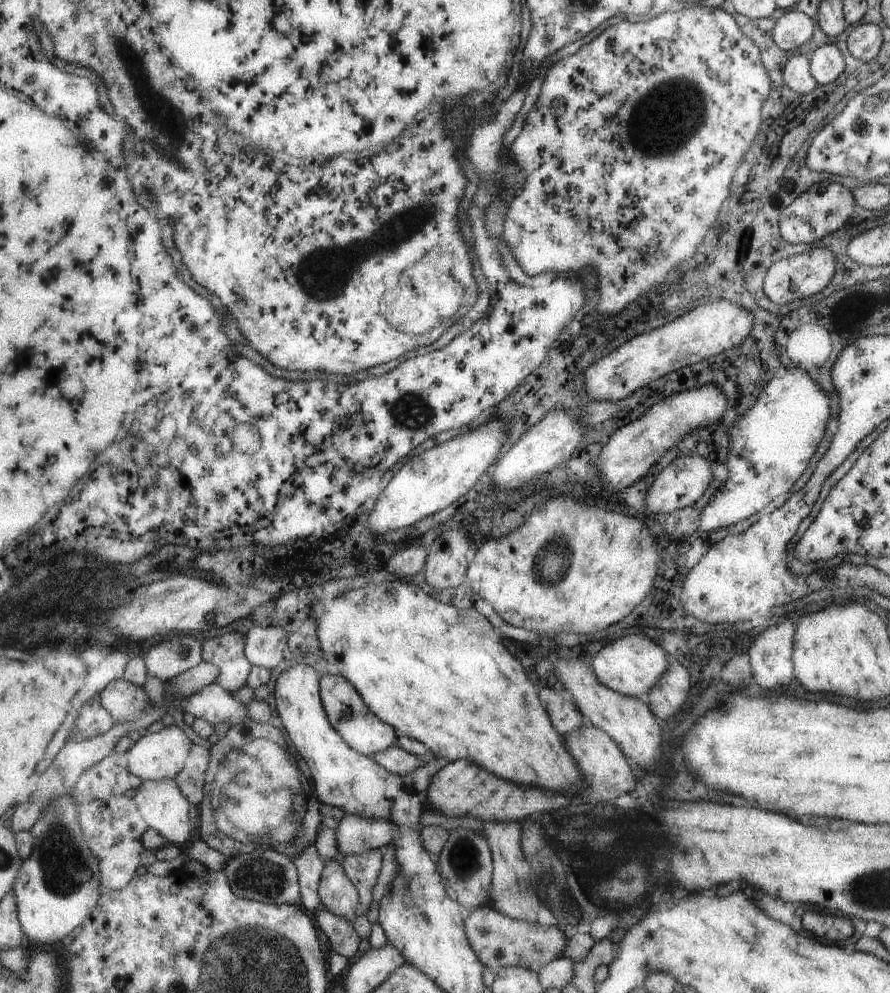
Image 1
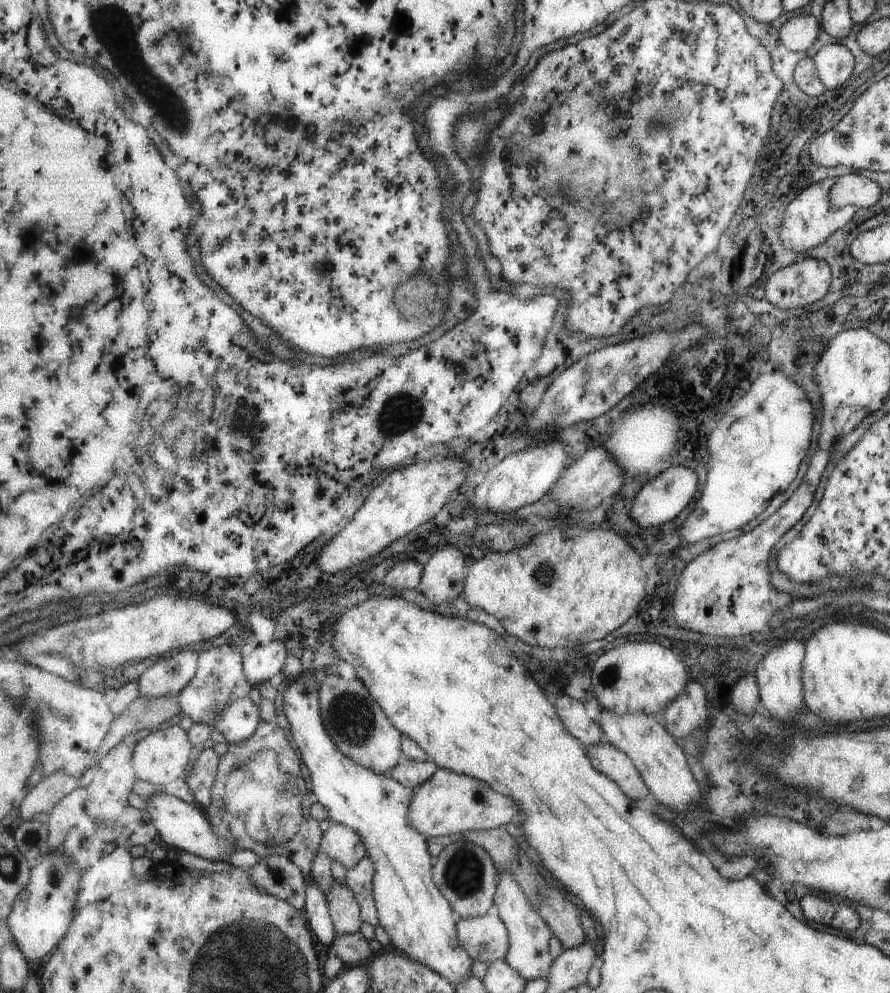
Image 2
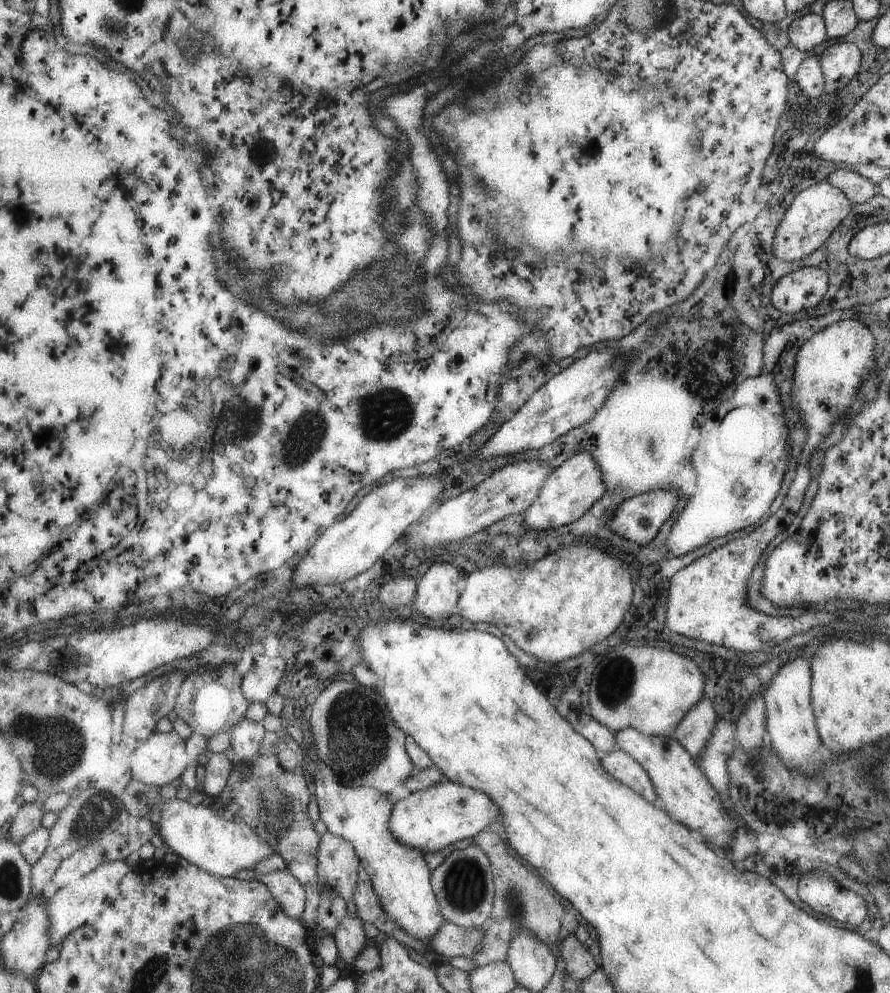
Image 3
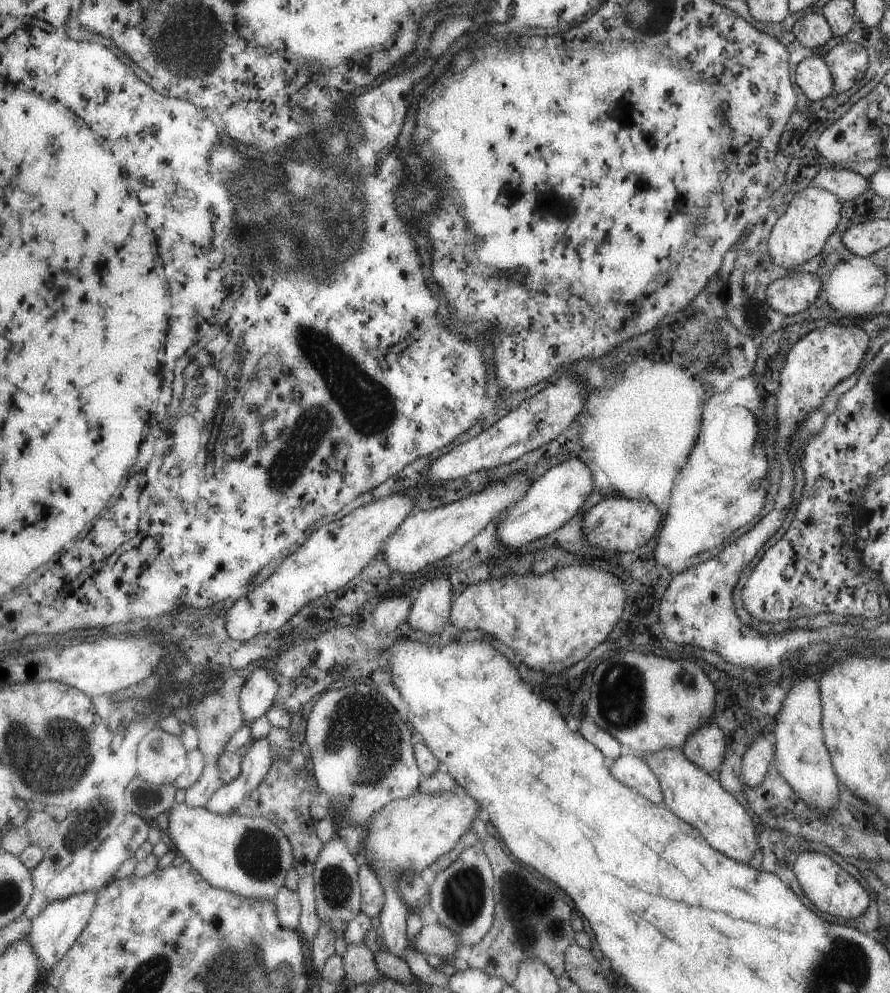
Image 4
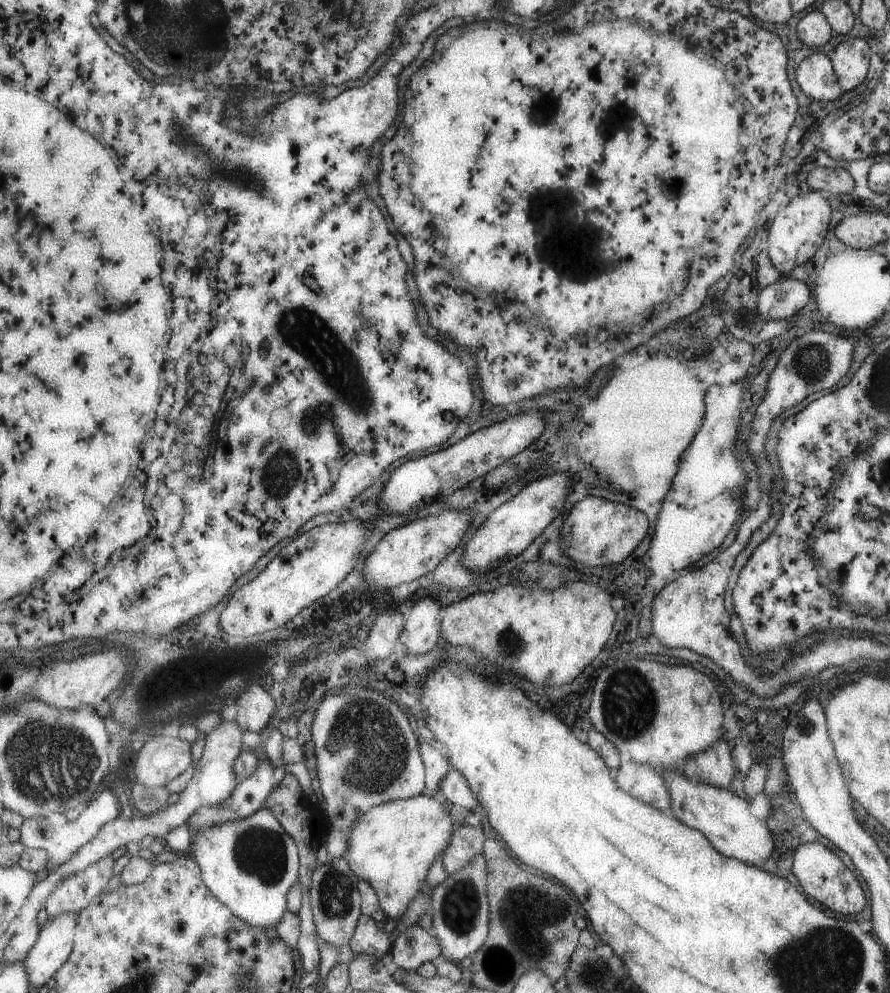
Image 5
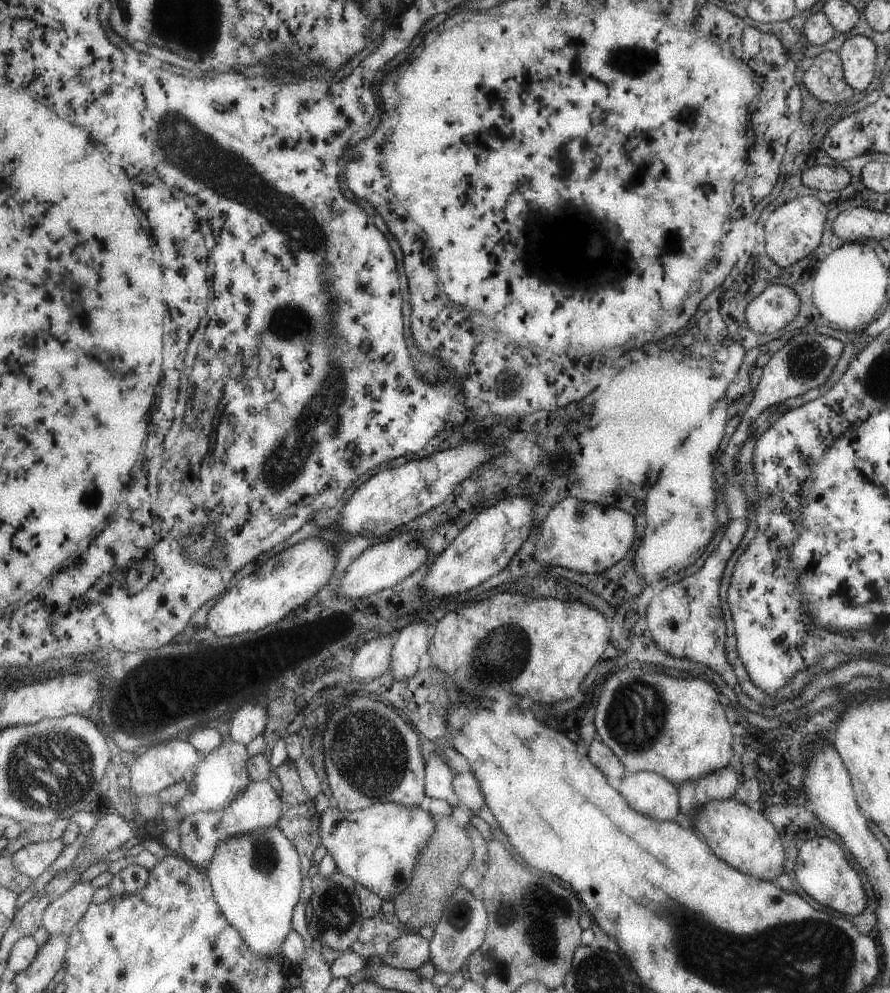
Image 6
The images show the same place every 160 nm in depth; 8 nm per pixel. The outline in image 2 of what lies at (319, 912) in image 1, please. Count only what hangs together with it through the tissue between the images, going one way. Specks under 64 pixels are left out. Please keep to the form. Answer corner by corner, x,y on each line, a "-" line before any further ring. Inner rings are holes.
359,931
344,935
337,934
330,950
333,955
342,958
351,966
365,962
374,954
369,939
365,938
365,935

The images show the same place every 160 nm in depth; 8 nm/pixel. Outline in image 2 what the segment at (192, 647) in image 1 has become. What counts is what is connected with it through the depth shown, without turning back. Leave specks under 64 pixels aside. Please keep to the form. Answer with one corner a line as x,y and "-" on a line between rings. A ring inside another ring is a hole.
191,649
176,650
157,658
139,676
141,697
179,696
197,674
199,663
200,652

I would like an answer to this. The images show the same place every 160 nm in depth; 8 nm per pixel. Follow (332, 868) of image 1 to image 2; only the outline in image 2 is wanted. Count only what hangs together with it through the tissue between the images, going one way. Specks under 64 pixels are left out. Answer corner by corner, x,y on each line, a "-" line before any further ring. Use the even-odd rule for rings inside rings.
335,879
328,892
328,905
337,934
360,932
364,923
362,908
349,885

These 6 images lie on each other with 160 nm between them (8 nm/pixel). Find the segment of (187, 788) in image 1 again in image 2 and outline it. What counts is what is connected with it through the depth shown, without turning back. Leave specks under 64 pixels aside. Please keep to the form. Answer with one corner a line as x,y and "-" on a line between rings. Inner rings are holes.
204,749
184,779
192,789
196,803
204,809
211,804
212,786
218,777
220,764
221,757
215,750

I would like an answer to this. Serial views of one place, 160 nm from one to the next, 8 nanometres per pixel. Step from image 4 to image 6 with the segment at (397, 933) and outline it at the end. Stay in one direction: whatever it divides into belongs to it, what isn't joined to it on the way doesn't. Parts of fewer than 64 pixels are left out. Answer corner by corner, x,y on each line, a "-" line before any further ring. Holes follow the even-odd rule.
376,803
347,813
333,804
322,814
320,836
339,871
375,892
381,900
394,902
413,881
417,858
433,837
436,822
425,805
409,808
396,803

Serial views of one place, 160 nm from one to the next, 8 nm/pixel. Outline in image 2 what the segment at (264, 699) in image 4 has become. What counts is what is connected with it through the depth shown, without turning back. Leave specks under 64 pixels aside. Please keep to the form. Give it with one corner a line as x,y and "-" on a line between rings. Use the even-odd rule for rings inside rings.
275,638
265,645
257,644
244,657
244,669
254,688
258,688
262,682
271,680
277,672
282,672
286,666
288,654
285,642

